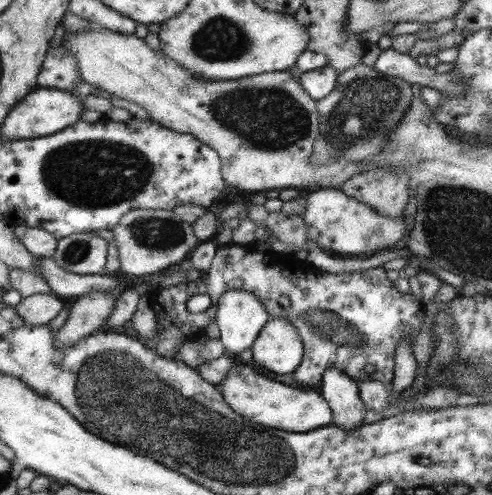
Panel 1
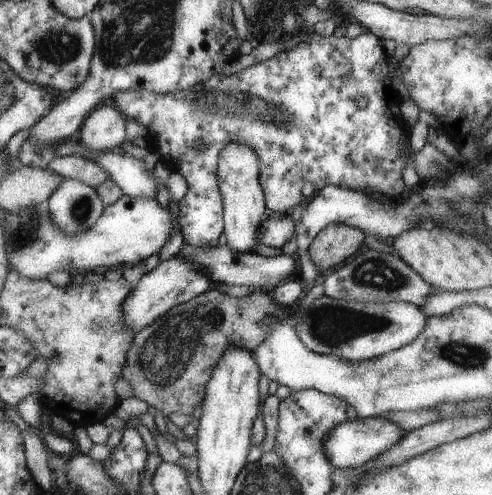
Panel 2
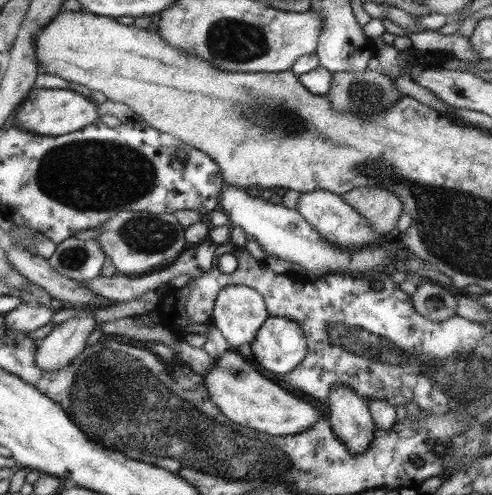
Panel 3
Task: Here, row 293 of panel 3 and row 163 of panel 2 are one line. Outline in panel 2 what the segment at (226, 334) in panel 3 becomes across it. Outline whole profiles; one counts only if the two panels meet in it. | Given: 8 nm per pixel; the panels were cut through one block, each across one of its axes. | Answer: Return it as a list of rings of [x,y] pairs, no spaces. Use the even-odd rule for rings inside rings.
[[[241,144],[227,146],[219,156],[219,190],[223,196],[223,234],[227,246],[239,254],[253,254],[257,232],[263,222],[263,188],[259,184],[259,158]]]

